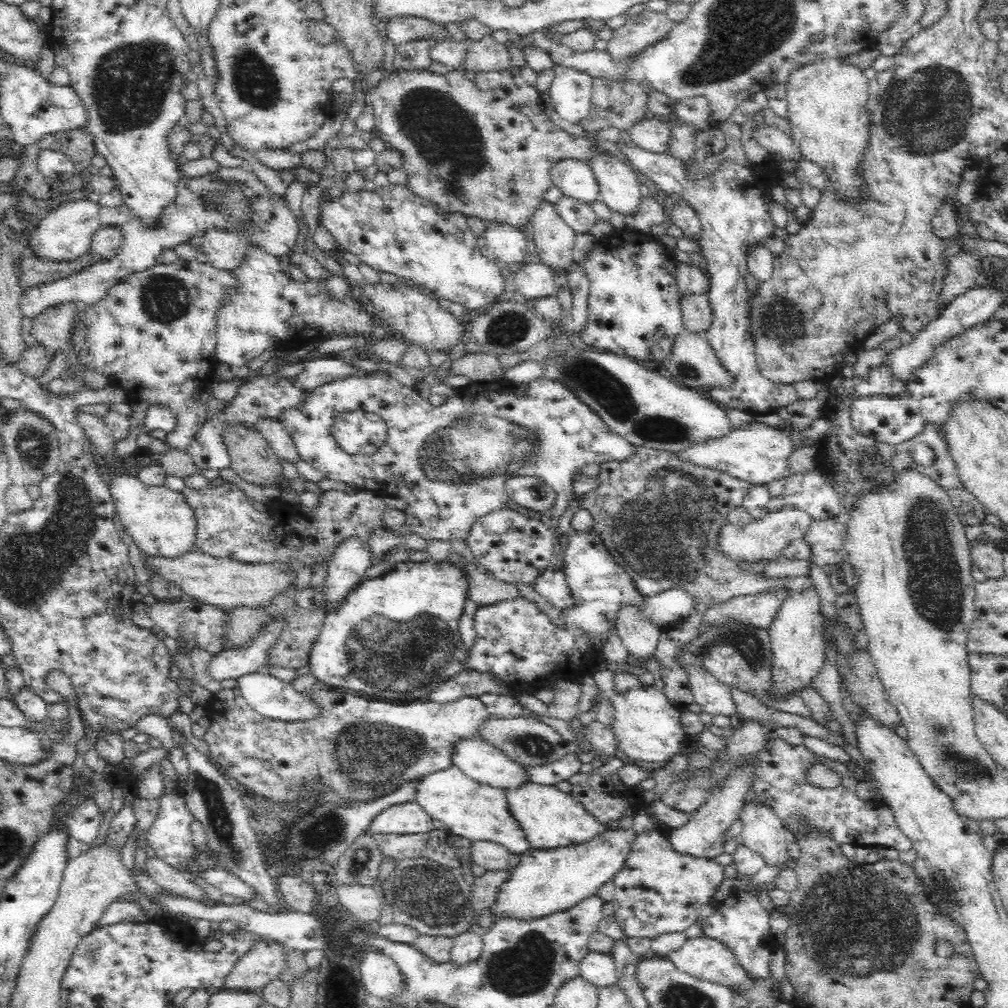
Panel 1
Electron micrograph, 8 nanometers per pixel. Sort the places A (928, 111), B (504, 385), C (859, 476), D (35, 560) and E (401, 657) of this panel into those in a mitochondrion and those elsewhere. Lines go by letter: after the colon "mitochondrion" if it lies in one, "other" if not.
A: mitochondrion
B: other
C: mitochondrion
D: mitochondrion
E: mitochondrion

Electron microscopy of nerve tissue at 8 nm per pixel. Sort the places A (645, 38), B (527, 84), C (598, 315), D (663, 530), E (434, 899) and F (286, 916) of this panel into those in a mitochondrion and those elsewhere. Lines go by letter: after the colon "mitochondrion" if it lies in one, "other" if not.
A: other
B: other
C: other
D: mitochondrion
E: mitochondrion
F: other

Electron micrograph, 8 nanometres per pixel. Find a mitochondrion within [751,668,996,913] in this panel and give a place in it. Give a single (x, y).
(965, 768)

